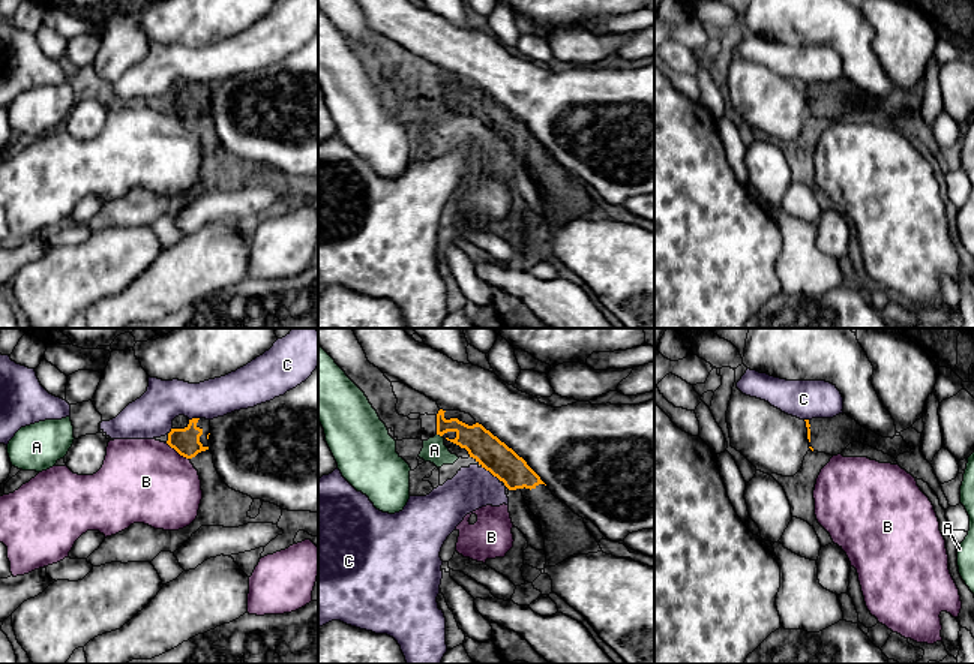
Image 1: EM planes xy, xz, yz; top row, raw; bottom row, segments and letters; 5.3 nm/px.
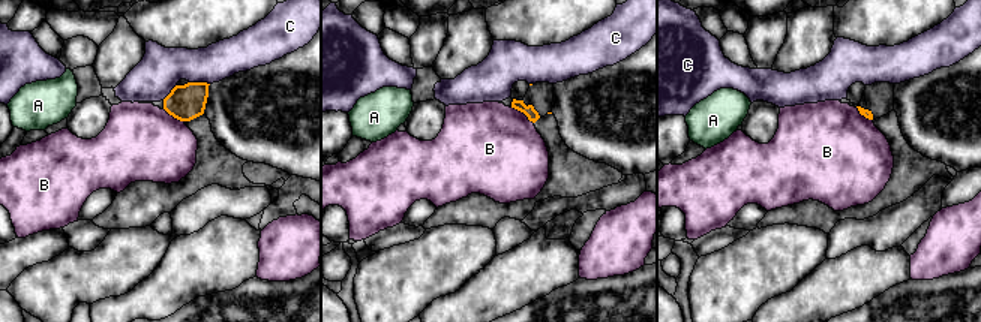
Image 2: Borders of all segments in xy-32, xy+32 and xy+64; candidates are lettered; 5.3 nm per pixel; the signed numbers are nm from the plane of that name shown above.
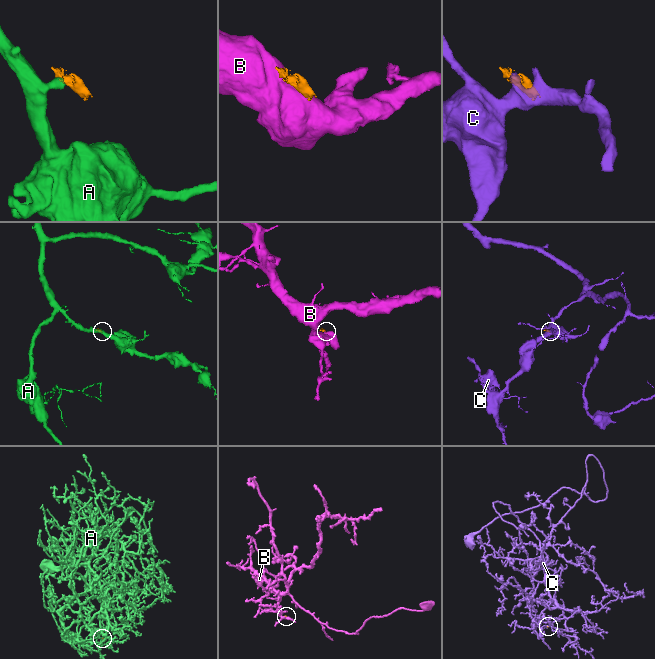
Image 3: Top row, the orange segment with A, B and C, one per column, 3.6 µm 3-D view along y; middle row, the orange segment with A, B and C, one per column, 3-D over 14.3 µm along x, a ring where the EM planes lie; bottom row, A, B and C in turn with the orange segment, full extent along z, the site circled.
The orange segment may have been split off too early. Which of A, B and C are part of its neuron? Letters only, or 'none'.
none

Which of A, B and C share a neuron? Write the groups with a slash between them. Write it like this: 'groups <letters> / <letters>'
groups A / B / C

